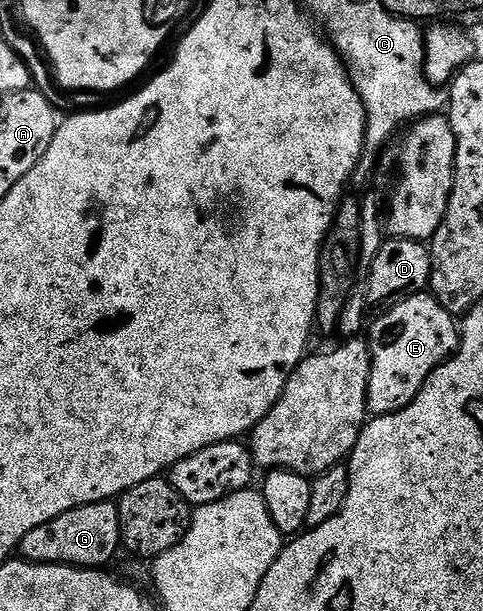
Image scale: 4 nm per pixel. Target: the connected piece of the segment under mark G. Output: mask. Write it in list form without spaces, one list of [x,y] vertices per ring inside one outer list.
[[[106,501],[92,503],[71,509],[39,529],[31,529],[23,537],[19,548],[20,558],[29,563],[58,563],[68,567],[92,567],[105,569],[117,555],[121,542],[121,518],[117,512],[117,503]]]

